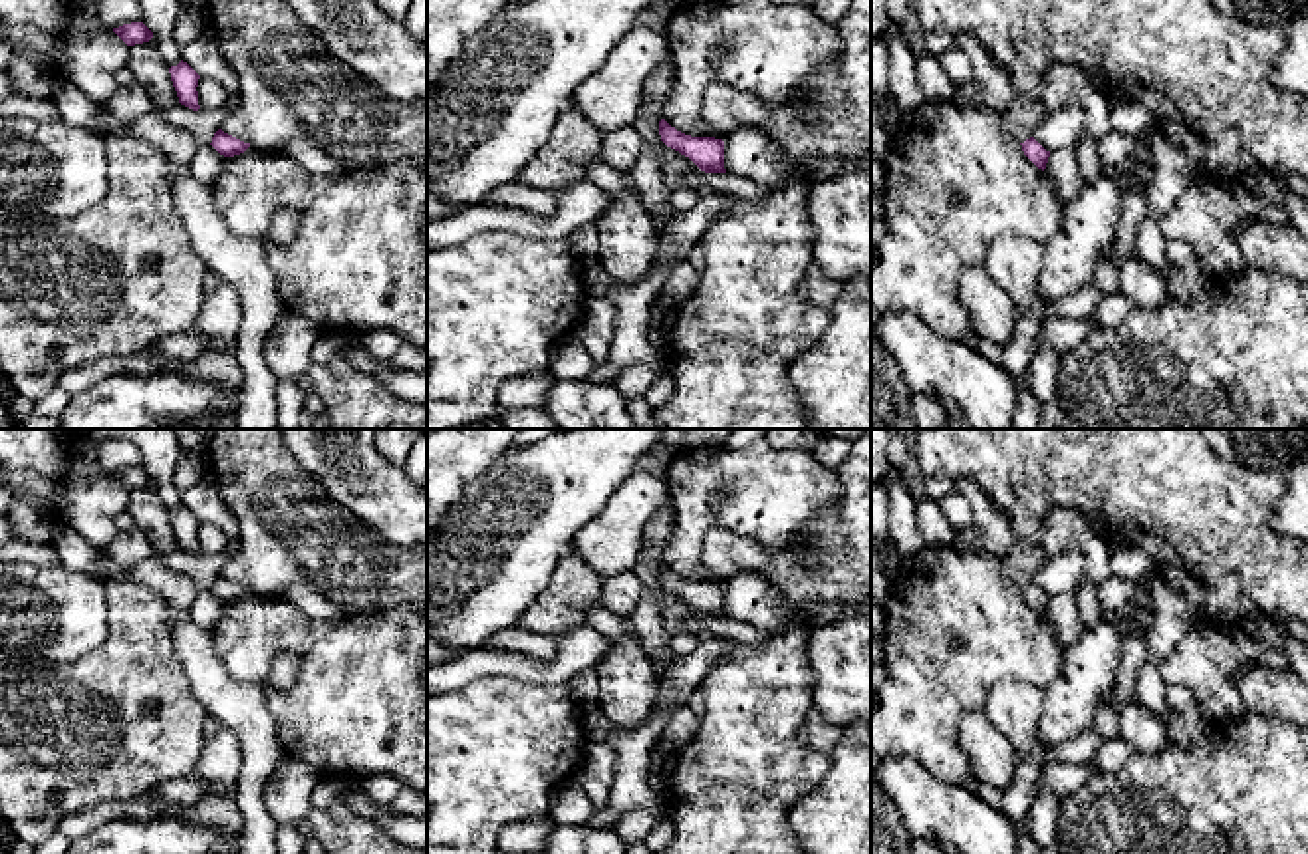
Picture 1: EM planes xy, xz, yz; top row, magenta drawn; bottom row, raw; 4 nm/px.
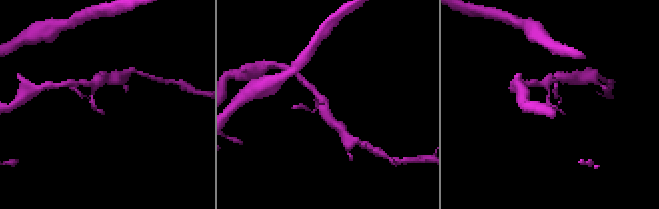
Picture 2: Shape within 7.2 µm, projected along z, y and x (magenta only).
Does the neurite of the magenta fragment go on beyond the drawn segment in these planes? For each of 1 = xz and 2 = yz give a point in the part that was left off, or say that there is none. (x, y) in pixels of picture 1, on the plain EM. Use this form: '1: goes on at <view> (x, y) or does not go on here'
1: does not go on here
2: does not go on here

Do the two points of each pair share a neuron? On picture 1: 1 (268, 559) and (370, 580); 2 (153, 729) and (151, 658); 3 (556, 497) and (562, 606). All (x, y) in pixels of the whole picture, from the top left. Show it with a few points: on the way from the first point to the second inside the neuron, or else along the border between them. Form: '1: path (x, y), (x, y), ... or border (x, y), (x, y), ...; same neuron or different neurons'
1: path (294, 559), (344, 559); same neuron
2: path (137, 713), (137, 676); same neuron
3: border (570, 549), (554, 569), (548, 586), (534, 600); different neurons

